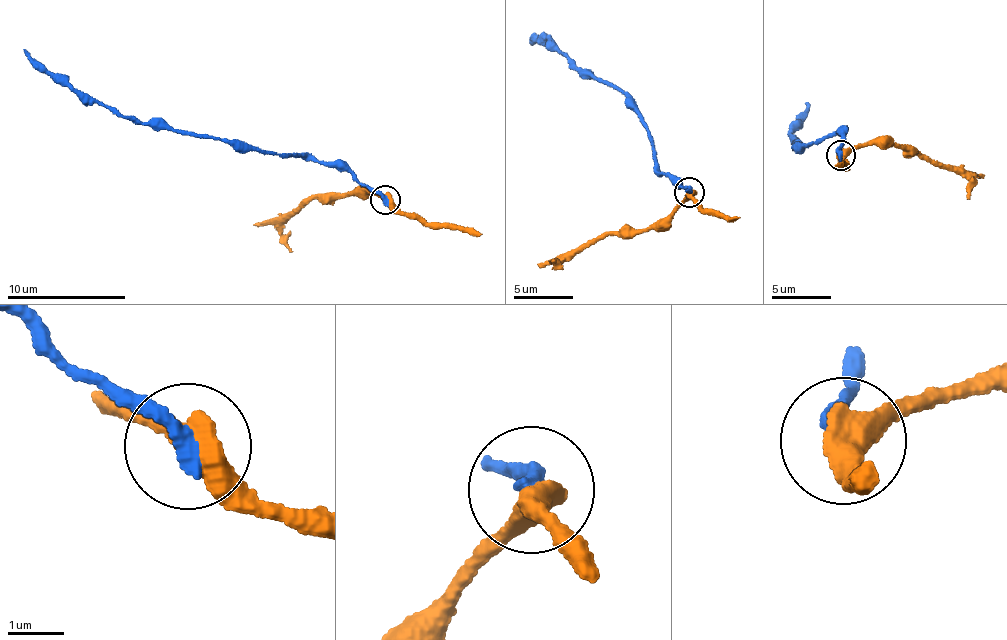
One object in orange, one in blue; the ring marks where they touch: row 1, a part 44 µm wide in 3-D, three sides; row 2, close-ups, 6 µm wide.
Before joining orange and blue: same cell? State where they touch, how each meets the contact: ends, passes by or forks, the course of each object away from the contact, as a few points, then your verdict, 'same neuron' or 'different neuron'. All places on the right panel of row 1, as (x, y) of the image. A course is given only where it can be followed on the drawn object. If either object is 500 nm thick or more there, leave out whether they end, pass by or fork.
at (841, 155); orange passes by; blue ends there; orange runs (840, 154), (874, 142), (898, 144), (940, 166), (985, 174); blue runs (840, 154), (842, 131), (797, 151), (794, 147), (803, 150), (796, 149), (794, 133), (806, 113), (805, 102); same neuron

